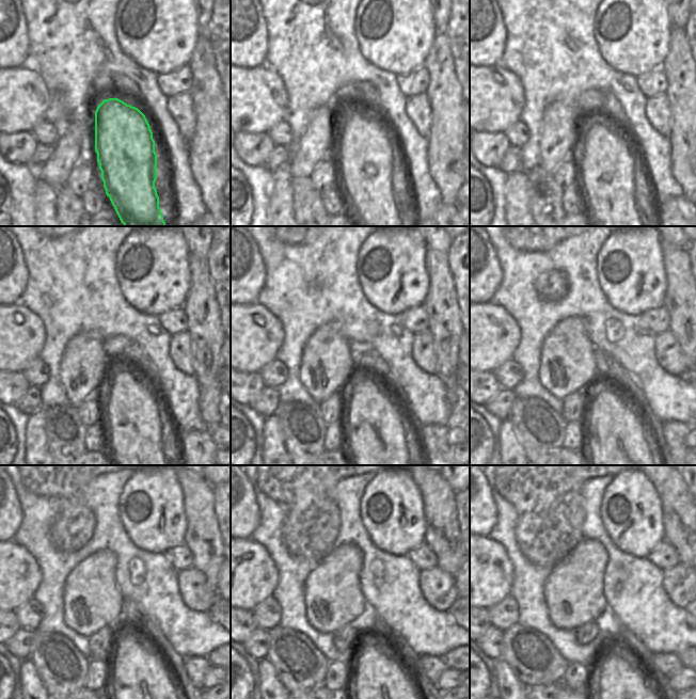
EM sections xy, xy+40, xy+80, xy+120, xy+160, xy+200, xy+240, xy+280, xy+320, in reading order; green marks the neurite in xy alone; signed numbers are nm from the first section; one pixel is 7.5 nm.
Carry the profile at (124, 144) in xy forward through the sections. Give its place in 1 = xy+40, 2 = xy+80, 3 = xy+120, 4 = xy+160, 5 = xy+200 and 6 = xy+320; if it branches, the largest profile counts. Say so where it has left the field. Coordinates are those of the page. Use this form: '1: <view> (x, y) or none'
1: xy+40 (367, 167)
2: xy+80 (608, 174)
3: xy+120 (135, 427)
4: xy+160 (376, 438)
5: xy+200 (617, 443)
6: xy+320 (618, 682)

